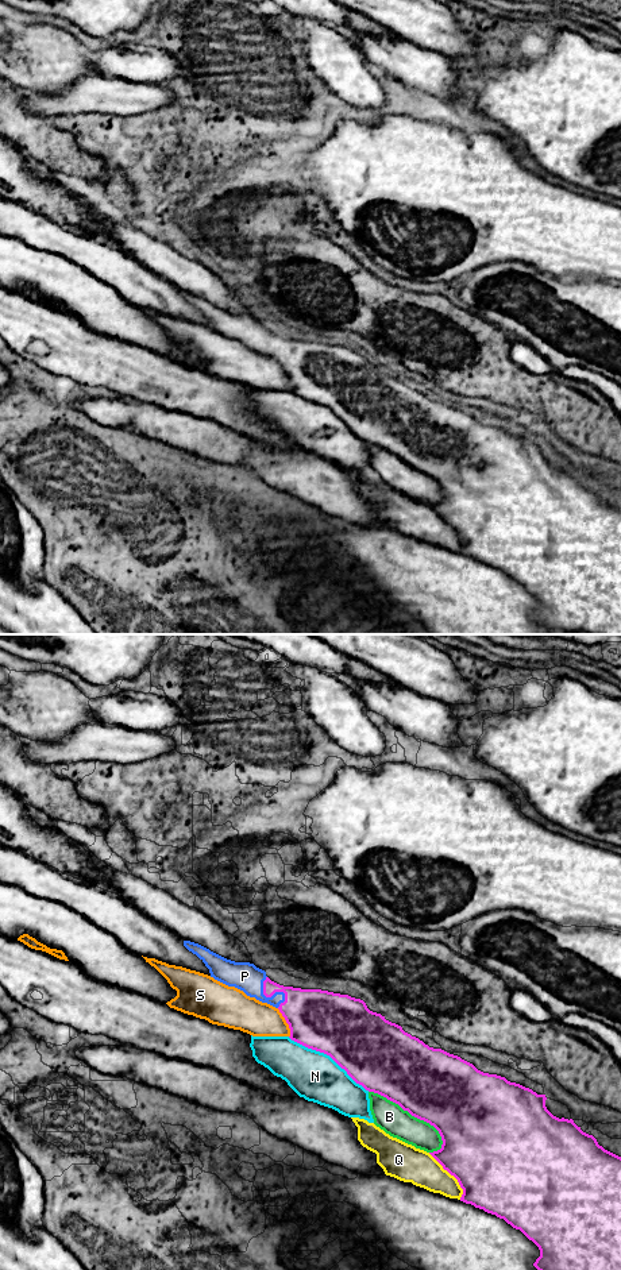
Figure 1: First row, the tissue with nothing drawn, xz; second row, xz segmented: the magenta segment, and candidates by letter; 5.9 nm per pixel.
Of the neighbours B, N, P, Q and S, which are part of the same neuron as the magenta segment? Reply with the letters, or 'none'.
P

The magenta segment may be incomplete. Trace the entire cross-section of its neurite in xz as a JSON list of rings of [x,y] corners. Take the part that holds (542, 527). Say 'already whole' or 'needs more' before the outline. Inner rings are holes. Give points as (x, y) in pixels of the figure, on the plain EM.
needs more; [[[184,293],[184,298],[196,306],[209,321],[211,329],[228,337],[243,343],[247,348],[255,350],[262,355],[267,355],[279,362],[290,381],[290,391],[316,404],[329,408],[347,426],[366,443],[378,445],[387,452],[398,456],[404,463],[412,468],[424,472],[433,478],[443,493],[441,501],[429,505],[451,528],[454,528],[463,547],[460,553],[471,556],[475,560],[483,561],[487,565],[504,571],[513,580],[520,582],[529,592],[532,592],[540,602],[540,609],[533,618],[549,628],[554,632],[587,632],[589,634],[621,634],[621,509],[605,502],[598,497],[593,487],[589,487],[578,479],[572,471],[559,471],[554,468],[545,459],[545,447],[537,447],[529,440],[520,436],[510,435],[505,429],[489,426],[478,422],[472,416],[462,412],[458,408],[450,406],[441,401],[433,401],[425,397],[416,389],[405,385],[401,378],[385,371],[381,366],[373,364],[360,351],[348,347],[333,346],[321,341],[301,341],[293,339],[284,339],[271,333],[266,324],[250,314],[235,314],[227,312],[209,301]]]

